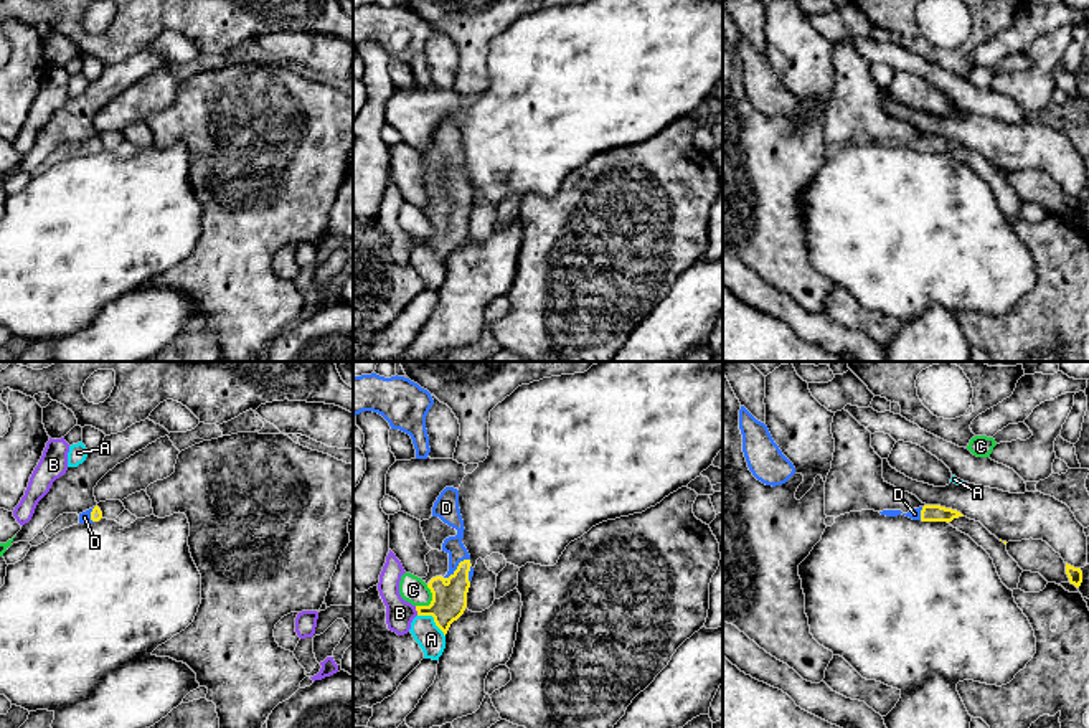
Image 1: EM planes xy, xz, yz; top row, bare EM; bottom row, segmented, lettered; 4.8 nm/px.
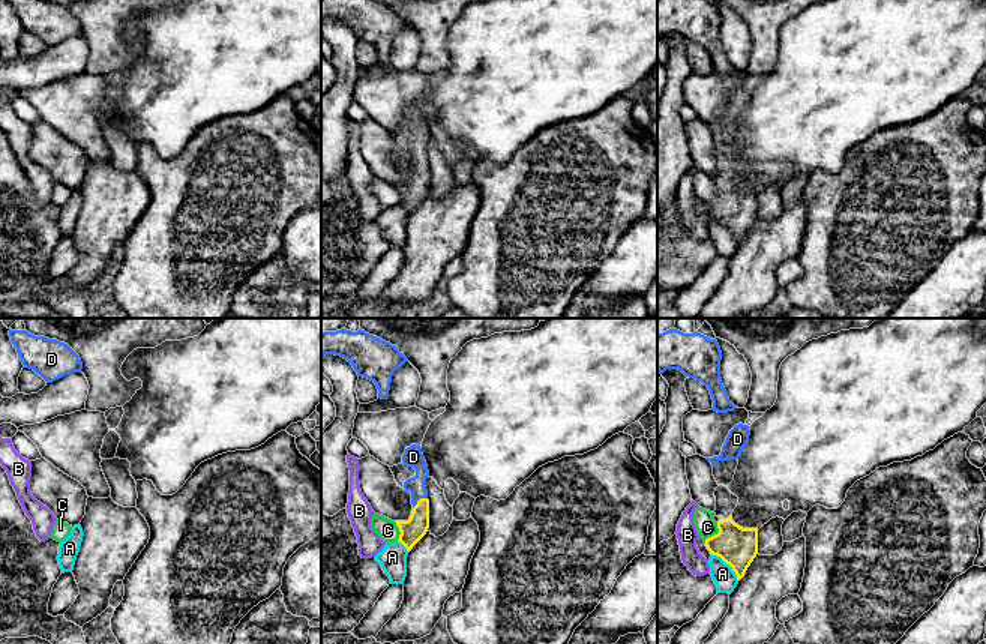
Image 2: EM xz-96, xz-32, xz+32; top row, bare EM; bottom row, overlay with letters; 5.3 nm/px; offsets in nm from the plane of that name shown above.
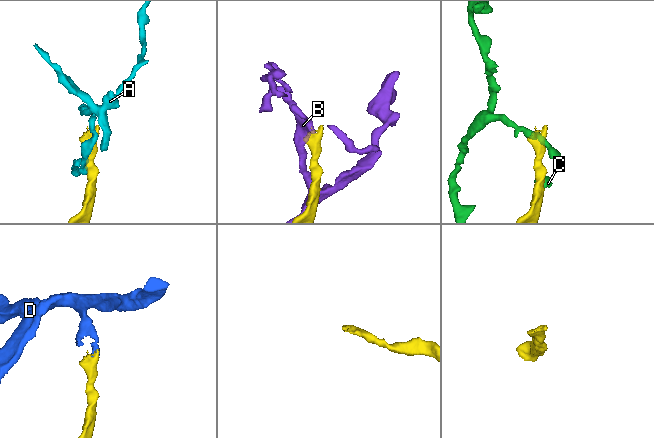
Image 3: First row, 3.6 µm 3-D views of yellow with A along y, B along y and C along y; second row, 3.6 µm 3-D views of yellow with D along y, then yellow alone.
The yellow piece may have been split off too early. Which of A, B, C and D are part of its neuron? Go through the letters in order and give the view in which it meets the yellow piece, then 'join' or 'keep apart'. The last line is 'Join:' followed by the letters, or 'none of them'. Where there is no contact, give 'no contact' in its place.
A: meets yellow in xz; keep apart
B: meets yellow in xz; keep apart
C: meets yellow in xz; keep apart
D: meets yellow in xz; join
Join: D

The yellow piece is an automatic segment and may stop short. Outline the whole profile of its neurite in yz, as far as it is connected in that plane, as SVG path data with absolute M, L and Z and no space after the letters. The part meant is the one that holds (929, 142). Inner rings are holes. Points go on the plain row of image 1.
M924 135L903 145L912 150L947 152L947 154L952 152L954 149L964 147L960 142L940 135Z

